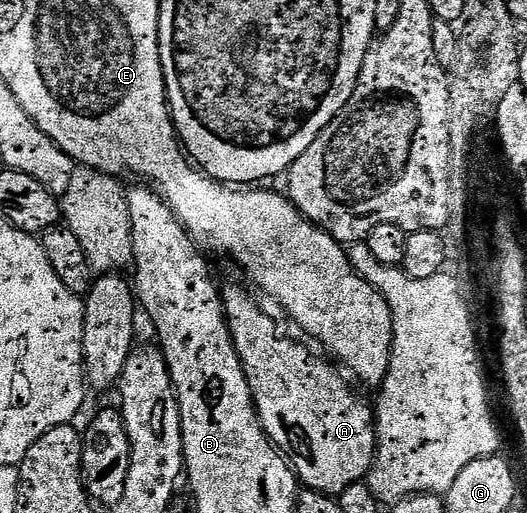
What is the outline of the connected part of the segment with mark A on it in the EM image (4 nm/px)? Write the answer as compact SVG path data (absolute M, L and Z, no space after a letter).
M223 286L220 294L230 336L242 362L254 398L254 407L258 410L258 420L266 430L270 442L285 455L294 474L309 490L338 497L350 487L361 484L374 465L376 450L376 415L371 404L369 407L346 384L347 376L333 362L325 363L324 360L309 355L298 343L278 343L277 325L258 308L257 301L244 288Z

